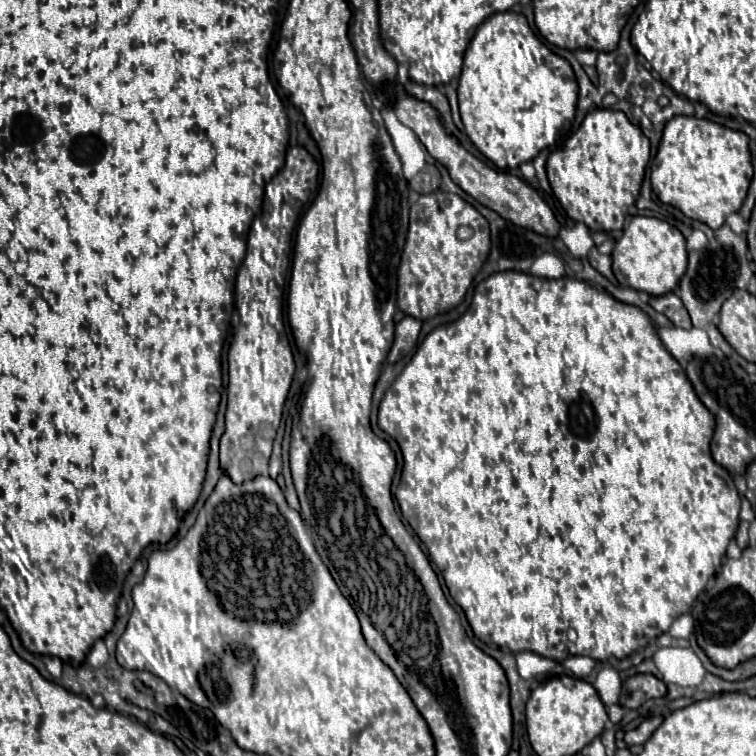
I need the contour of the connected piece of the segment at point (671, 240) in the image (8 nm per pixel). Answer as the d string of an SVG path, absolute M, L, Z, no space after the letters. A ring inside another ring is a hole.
M634 216L622 230L612 252L612 270L618 284L650 296L672 292L686 272L686 262L686 240L680 230L664 220L648 216Z

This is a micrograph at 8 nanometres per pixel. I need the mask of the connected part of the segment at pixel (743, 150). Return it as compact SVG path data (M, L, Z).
M694 116L672 118L664 128L660 148L652 162L650 172L652 172L652 190L660 198L660 202L678 208L684 216L692 220L704 222L712 230L718 230L728 214L740 210L748 186L752 182L752 156L748 148L748 136L744 132L724 128L704 118L694 118Z

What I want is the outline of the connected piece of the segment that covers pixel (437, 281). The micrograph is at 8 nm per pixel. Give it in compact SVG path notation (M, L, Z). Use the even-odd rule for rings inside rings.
M436 190L422 194L410 208L410 228L398 266L398 308L416 320L444 314L464 302L466 292L490 252L490 228L486 218L456 194ZM470 226L474 236L460 242L456 230Z

